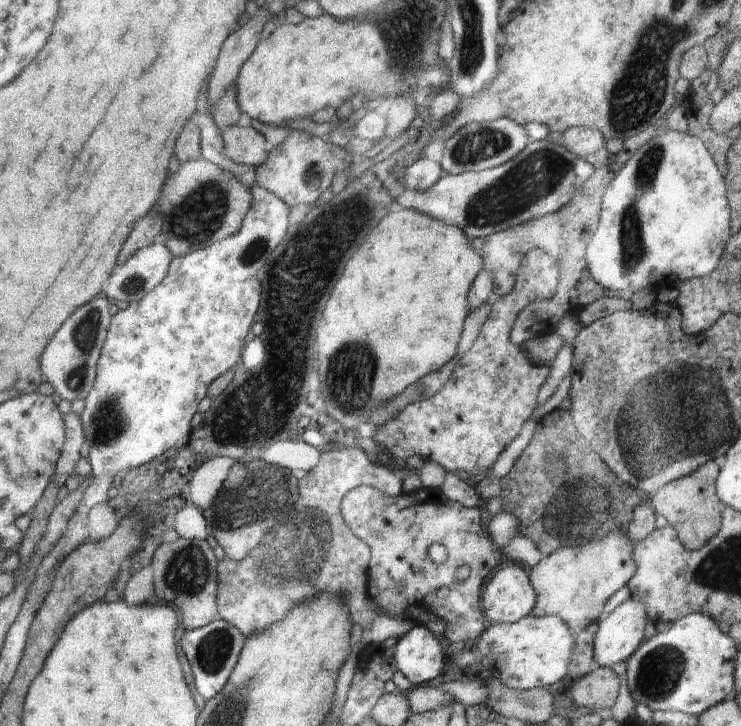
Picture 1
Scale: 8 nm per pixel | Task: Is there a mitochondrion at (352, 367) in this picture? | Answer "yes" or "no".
yes

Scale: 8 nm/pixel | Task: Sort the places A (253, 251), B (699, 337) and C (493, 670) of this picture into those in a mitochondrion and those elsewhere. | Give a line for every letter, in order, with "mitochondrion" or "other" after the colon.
A: mitochondrion
B: other
C: other

